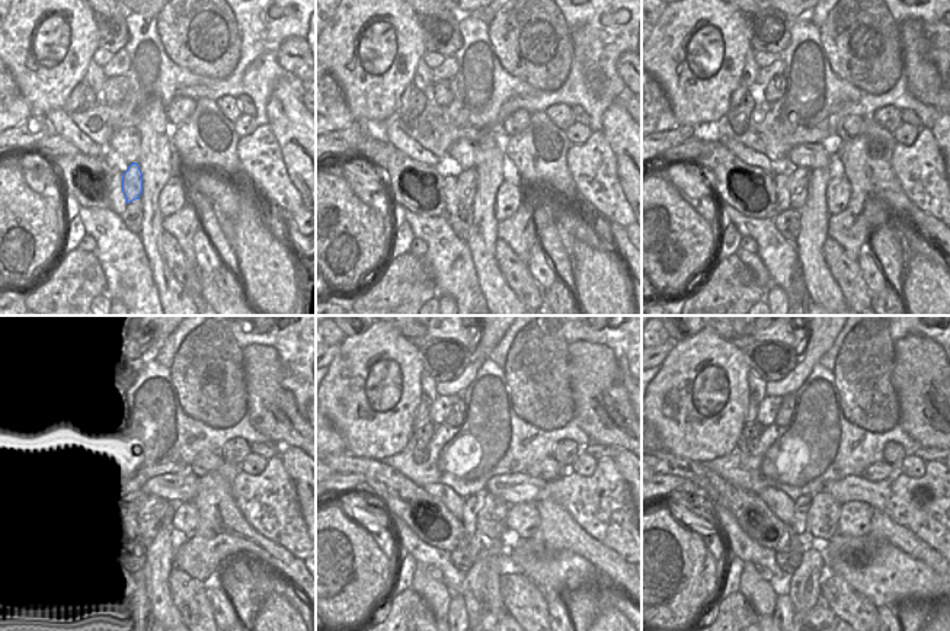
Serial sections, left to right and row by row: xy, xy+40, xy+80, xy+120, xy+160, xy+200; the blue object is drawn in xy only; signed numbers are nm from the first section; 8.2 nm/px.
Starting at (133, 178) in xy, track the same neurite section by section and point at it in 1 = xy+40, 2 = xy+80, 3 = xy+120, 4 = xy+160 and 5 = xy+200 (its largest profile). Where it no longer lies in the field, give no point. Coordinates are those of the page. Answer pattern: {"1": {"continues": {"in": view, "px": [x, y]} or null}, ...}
{"1": {"continues": {"in": "xy+40", "px": [467, 179]}}, "2": {"continues": {"in": "xy+80", "px": [797, 181]}}, "3": {"continues": {"in": "xy+120", "px": [163, 508]}}, "4": {"continues": {"in": "xy+160", "px": [492, 519]}}, "5": {"continues": {"in": "xy+200", "px": [822, 518]}}}

